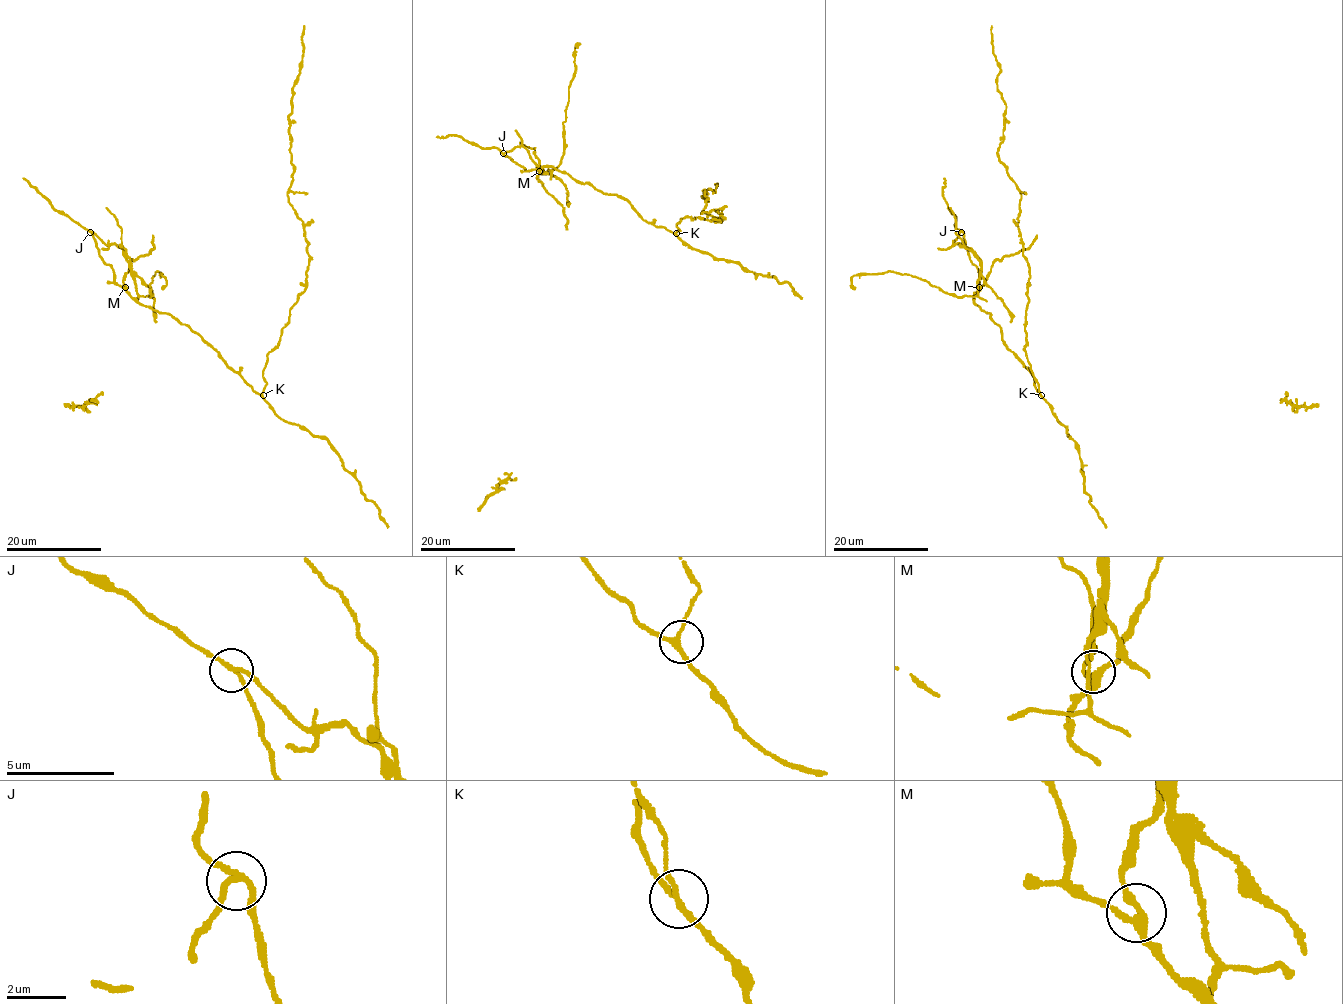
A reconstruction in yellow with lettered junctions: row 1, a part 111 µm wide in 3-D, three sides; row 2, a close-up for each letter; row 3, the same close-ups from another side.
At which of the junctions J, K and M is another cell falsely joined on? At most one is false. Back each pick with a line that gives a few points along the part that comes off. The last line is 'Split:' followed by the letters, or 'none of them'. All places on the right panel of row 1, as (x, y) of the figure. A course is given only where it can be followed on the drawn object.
J: foreign part runs (961, 232), (953, 244), (969, 248), (980, 262), (974, 297), (955, 297), (892, 271), (857, 274), (854, 289)
Split: J

